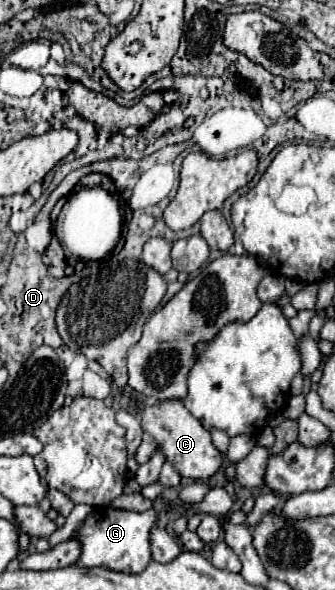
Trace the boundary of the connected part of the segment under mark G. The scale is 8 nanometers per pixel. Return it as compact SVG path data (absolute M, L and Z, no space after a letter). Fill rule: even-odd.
M95 507L83 521L75 537L83 541L83 557L79 565L111 565L111 569L123 569L123 573L141 573L151 561L149 531L157 523L157 511L119 511L111 507Z

